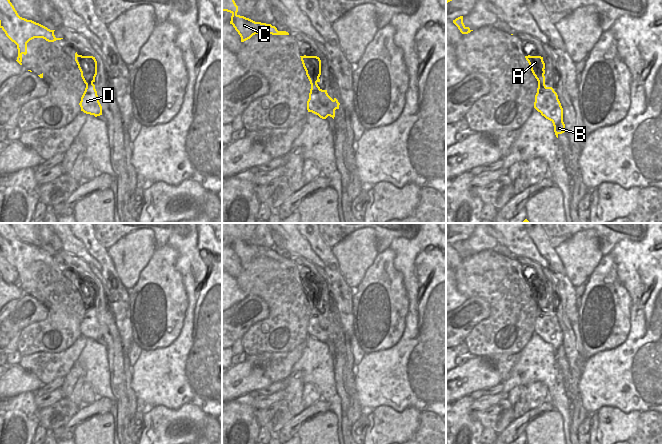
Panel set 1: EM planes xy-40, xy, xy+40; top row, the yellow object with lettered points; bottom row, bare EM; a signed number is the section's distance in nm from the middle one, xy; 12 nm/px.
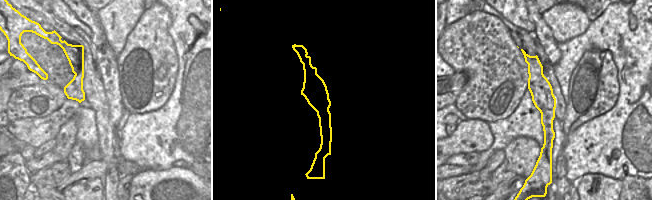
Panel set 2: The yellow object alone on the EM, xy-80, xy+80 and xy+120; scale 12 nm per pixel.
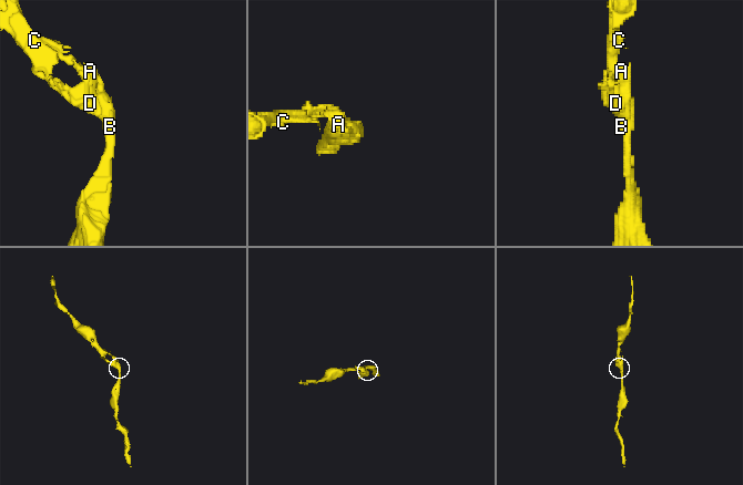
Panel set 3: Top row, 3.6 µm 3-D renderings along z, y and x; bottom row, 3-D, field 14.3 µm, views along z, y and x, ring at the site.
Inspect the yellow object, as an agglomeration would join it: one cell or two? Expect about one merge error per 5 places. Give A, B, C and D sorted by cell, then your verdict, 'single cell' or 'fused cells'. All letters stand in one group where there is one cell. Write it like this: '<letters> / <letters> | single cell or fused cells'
A B C D | single cell

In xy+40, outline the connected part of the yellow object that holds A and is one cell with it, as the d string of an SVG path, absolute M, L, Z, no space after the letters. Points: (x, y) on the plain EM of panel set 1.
M528 279L525 280L525 282L530 289L533 299L538 305L534 332L553 347L554 356L558 362L559 358L565 356L563 332L554 313L545 309L545 287L543 281Z

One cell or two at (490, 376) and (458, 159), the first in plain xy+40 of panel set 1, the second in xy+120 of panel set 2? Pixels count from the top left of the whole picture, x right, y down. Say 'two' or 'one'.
two

